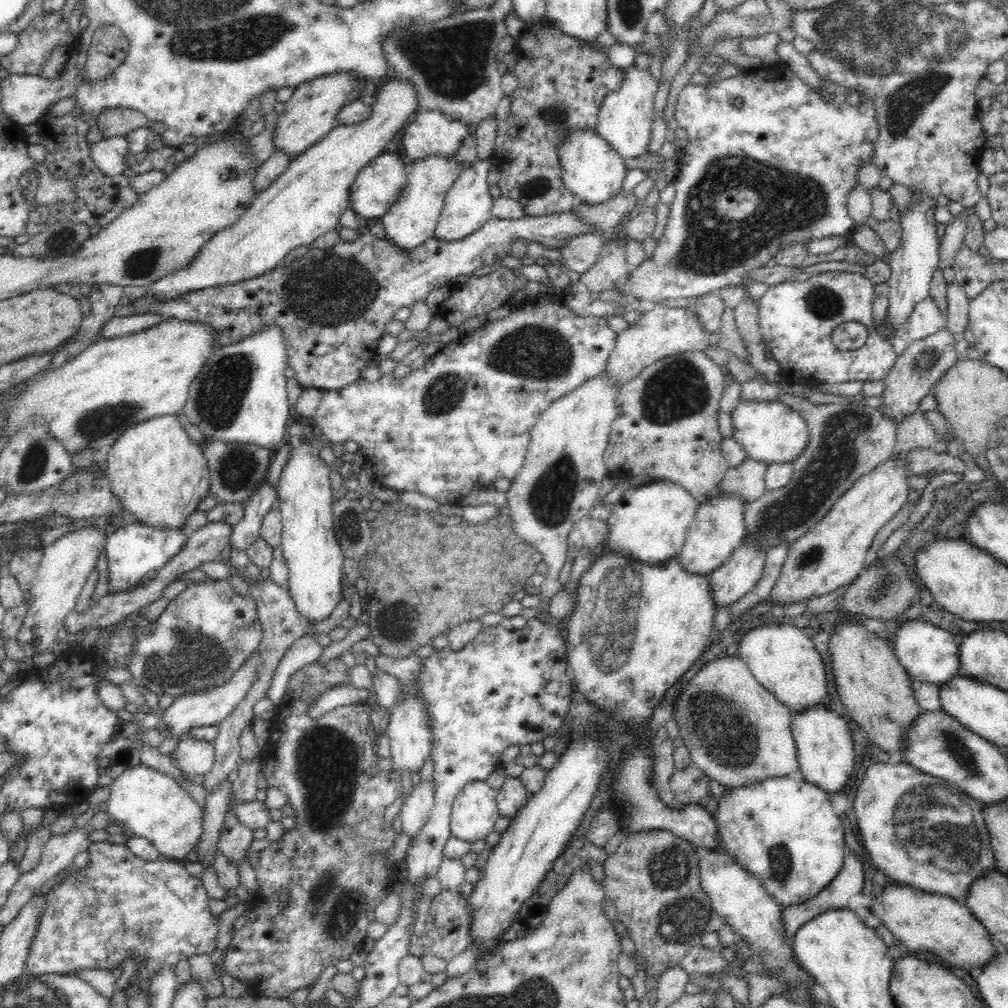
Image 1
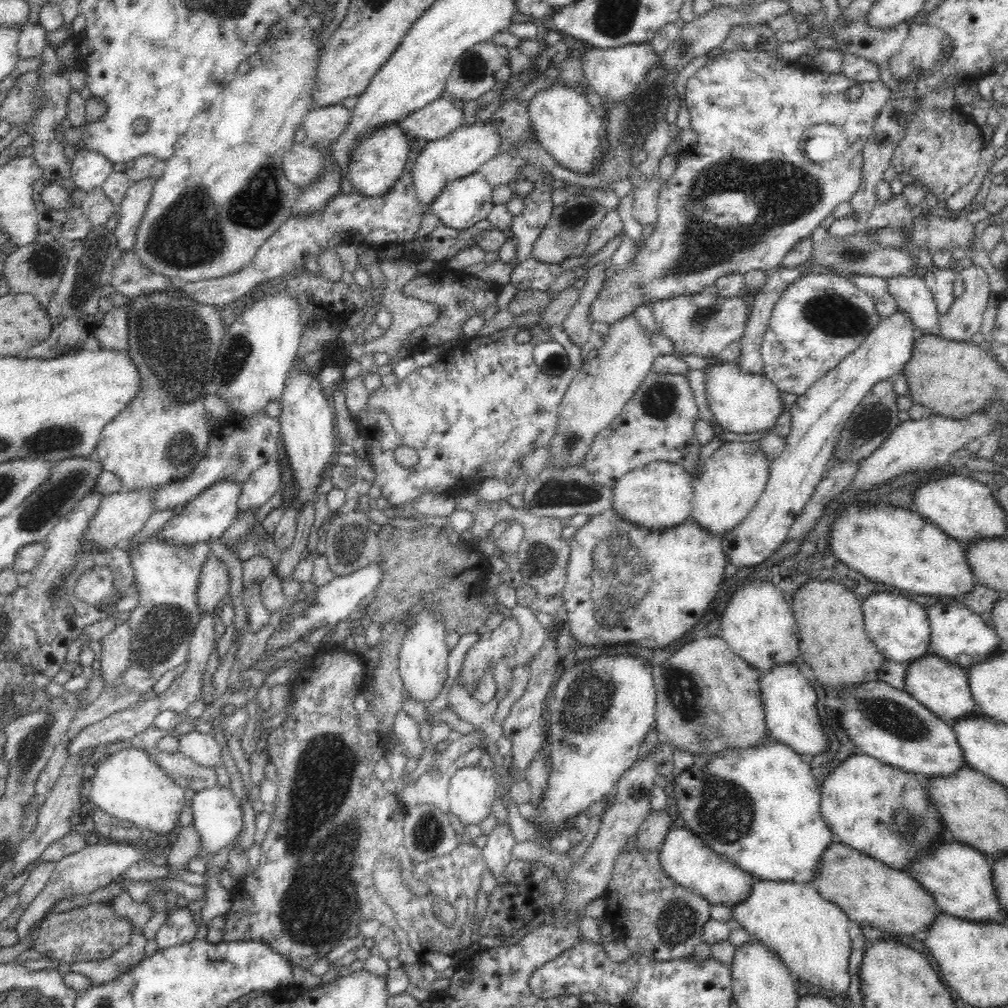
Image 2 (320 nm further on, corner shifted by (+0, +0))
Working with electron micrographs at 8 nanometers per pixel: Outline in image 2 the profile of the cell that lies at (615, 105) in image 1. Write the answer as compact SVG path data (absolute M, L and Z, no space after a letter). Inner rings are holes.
M632 42L606 49L594 46L584 50L582 68L591 90L596 90L607 102L622 102L624 98L634 95L636 86L640 84L640 80L644 80L644 74L648 74L656 60L658 55L651 42Z

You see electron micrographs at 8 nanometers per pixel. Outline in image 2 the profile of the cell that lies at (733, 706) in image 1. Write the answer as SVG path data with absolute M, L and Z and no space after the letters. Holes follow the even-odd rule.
M721 637L693 639L677 647L668 660L662 666L654 666L652 672L656 695L655 728L663 741L689 750L693 755L710 757L714 751L752 748L764 740L770 740L760 701L760 672L734 653Z

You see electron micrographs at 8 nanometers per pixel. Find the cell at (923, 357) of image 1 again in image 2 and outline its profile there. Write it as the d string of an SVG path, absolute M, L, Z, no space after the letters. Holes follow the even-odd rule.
M972 264L959 269L964 292L955 298L950 308L939 315L940 336L948 340L968 341L980 330L982 314L990 300L990 278L982 267Z

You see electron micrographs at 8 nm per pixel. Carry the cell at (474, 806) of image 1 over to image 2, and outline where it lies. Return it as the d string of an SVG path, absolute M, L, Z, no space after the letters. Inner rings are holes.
M479 764L451 771L448 798L452 814L462 824L480 824L491 814L497 774Z

